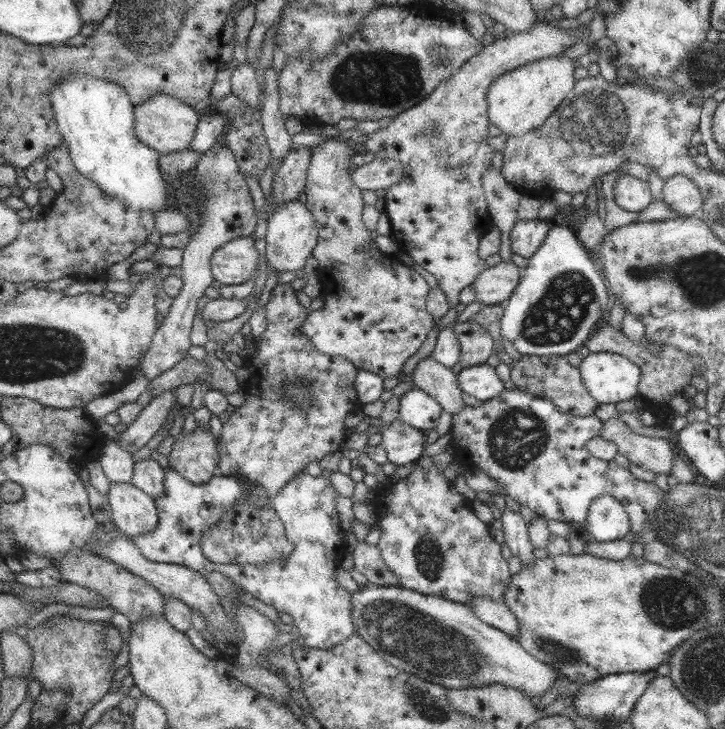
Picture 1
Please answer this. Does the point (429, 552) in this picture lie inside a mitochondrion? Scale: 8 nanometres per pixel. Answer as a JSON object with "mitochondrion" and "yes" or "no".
{"mitochondrion":"yes"}

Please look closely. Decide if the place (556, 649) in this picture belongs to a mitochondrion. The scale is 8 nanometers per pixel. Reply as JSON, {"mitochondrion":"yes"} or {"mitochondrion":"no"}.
{"mitochondrion":"yes"}

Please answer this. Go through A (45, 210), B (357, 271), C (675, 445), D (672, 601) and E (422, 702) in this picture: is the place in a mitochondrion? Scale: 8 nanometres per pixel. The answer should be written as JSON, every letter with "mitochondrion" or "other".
{"A":"other","B":"mitochondrion","C":"other","D":"mitochondrion","E":"mitochondrion"}

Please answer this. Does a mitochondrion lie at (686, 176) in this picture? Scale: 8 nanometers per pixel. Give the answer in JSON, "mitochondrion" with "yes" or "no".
{"mitochondrion":"no"}

